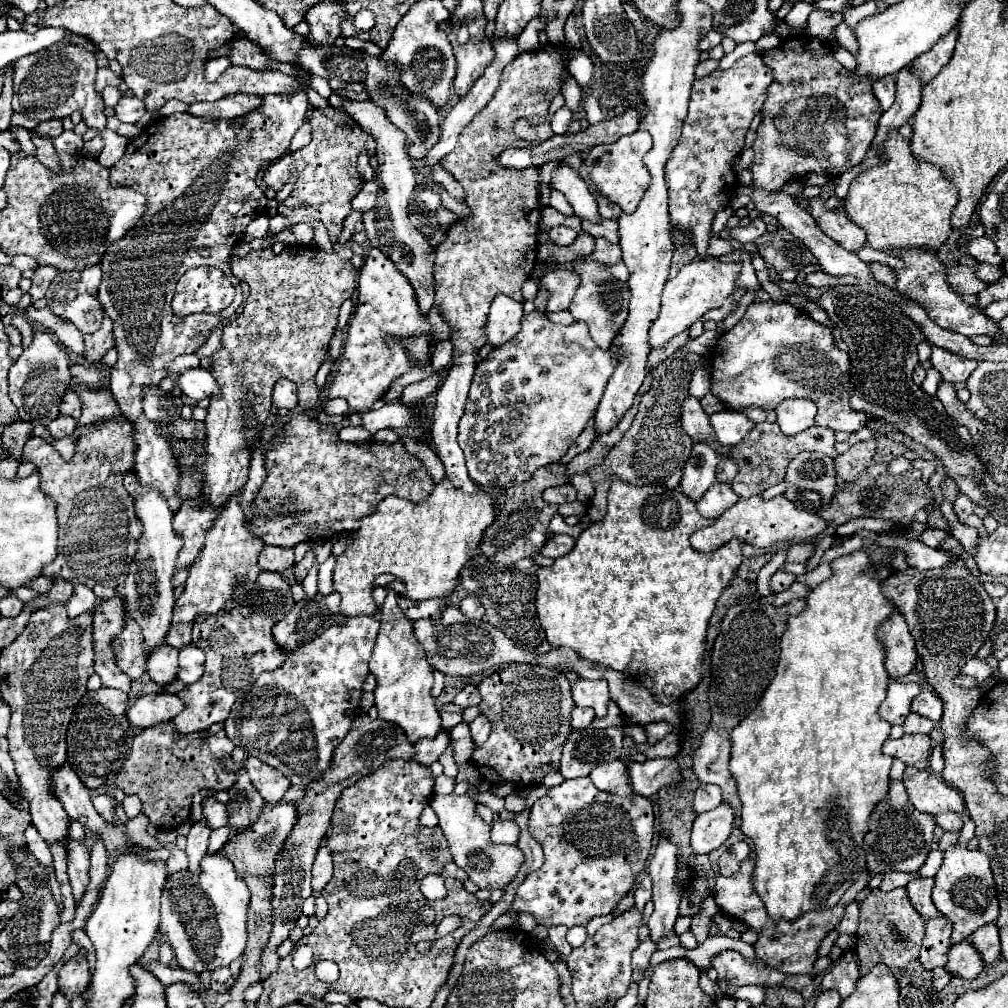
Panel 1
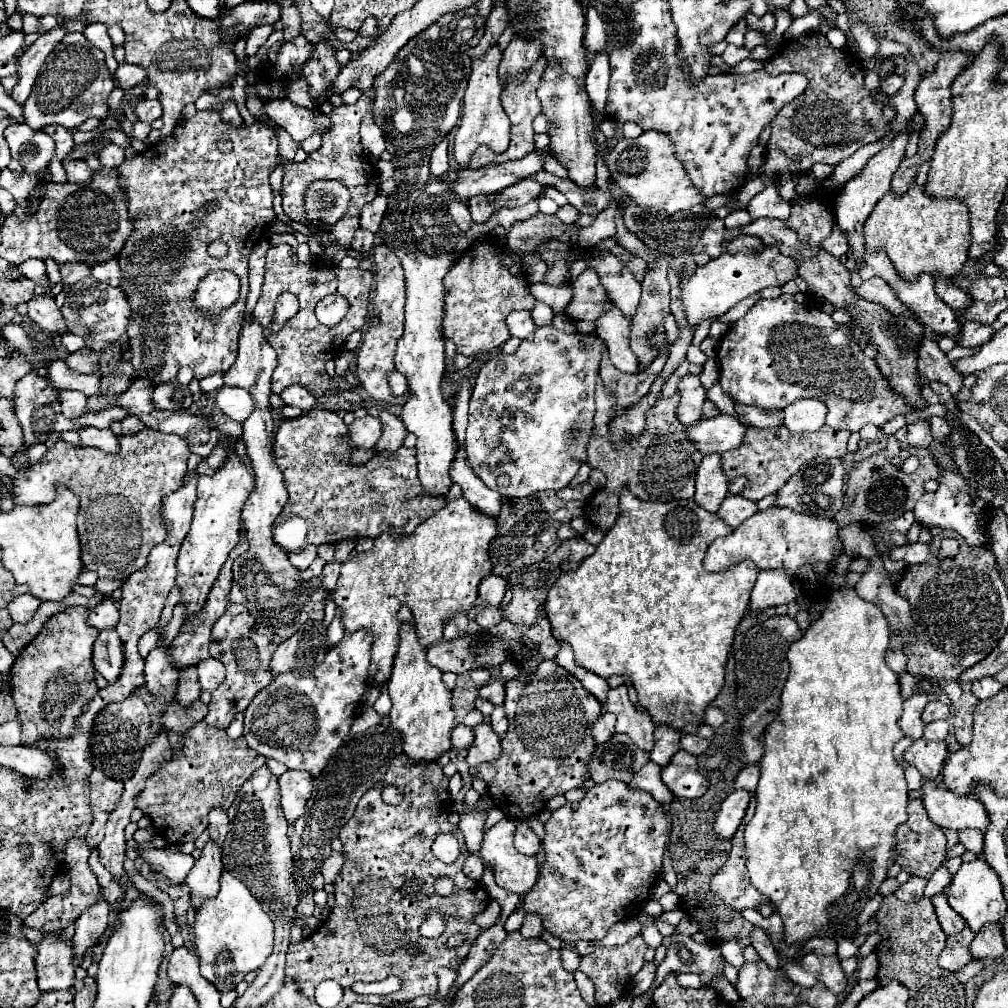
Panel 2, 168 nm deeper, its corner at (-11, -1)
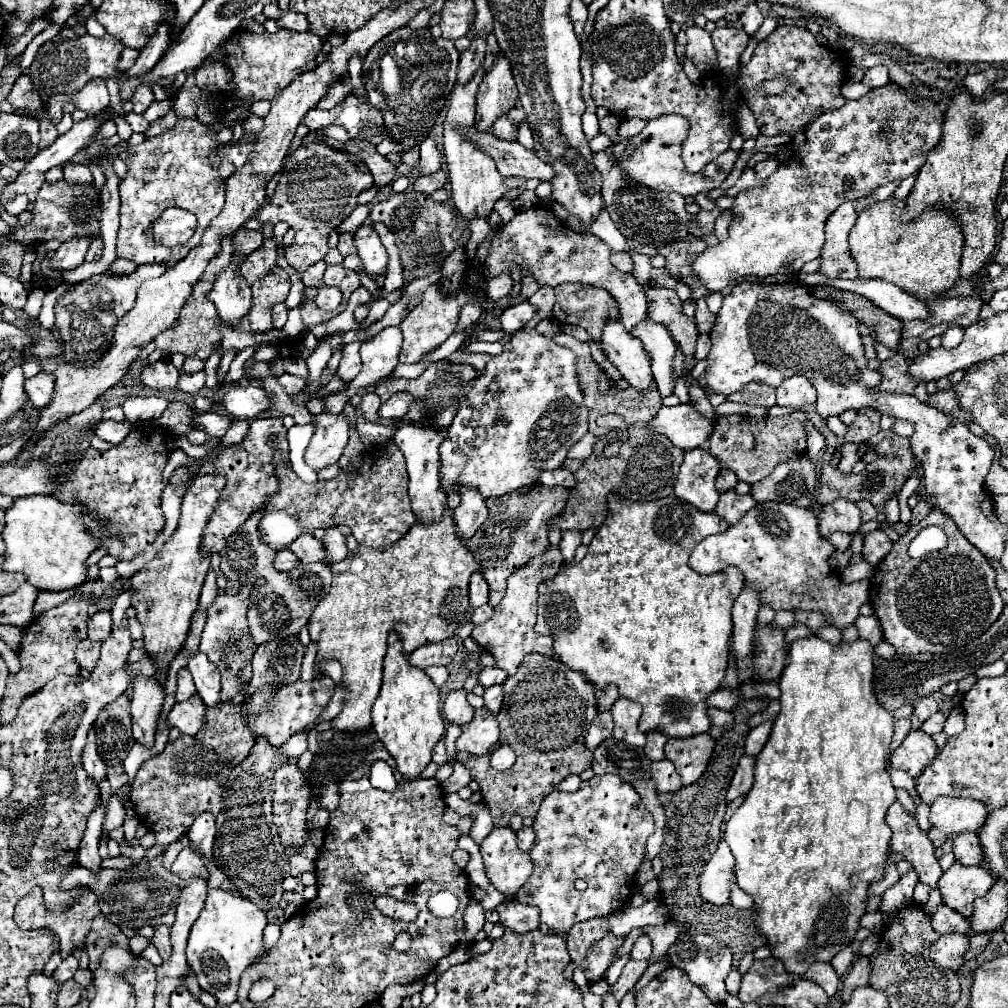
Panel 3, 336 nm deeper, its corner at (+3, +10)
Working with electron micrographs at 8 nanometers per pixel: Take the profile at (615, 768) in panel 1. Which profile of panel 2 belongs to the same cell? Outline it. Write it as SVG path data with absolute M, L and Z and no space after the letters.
M649 761L649 763L635 775L635 779L629 783L629 787L643 789L643 791L651 793L651 795L655 797L655 801L659 801L659 803L671 803L671 801L675 799L675 795L667 789L667 785L663 785L661 765L655 765L653 761Z

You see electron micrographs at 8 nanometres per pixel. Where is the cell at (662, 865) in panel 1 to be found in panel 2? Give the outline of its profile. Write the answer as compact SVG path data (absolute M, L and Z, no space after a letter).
M671 935L671 945L667 949L667 957L665 961L659 965L657 969L657 977L655 977L655 983L651 987L651 991L671 973L671 971L689 971L689 973L699 973L701 977L701 983L703 987L713 987L711 981L715 977L723 977L723 965L725 965L725 959L721 955L721 949L711 945L711 943L695 943L691 937L687 935Z

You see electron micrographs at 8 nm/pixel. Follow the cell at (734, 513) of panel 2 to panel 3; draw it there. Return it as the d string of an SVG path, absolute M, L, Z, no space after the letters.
M727 490L719 496L719 502L717 502L717 508L715 508L715 514L719 514L725 522L733 524L733 522L739 522L739 518L751 510L755 506L755 500L751 494L747 496L741 496L737 494L735 490Z

